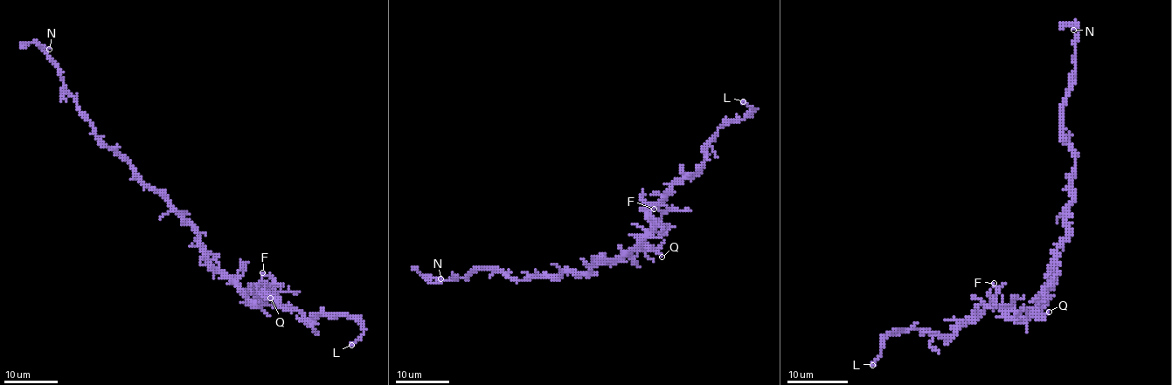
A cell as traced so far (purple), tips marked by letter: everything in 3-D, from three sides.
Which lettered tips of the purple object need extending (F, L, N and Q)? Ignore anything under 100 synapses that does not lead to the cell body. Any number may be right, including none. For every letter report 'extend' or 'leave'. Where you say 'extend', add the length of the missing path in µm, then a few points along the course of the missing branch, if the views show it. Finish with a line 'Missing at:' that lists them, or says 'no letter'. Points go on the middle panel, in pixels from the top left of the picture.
F: leave
L: extend | 30 µm | (743, 101), (729, 91), (708, 65), (663, 51), (654, 51), (634, 69), (628, 69)
N: leave
Q: leave
Missing at: L

